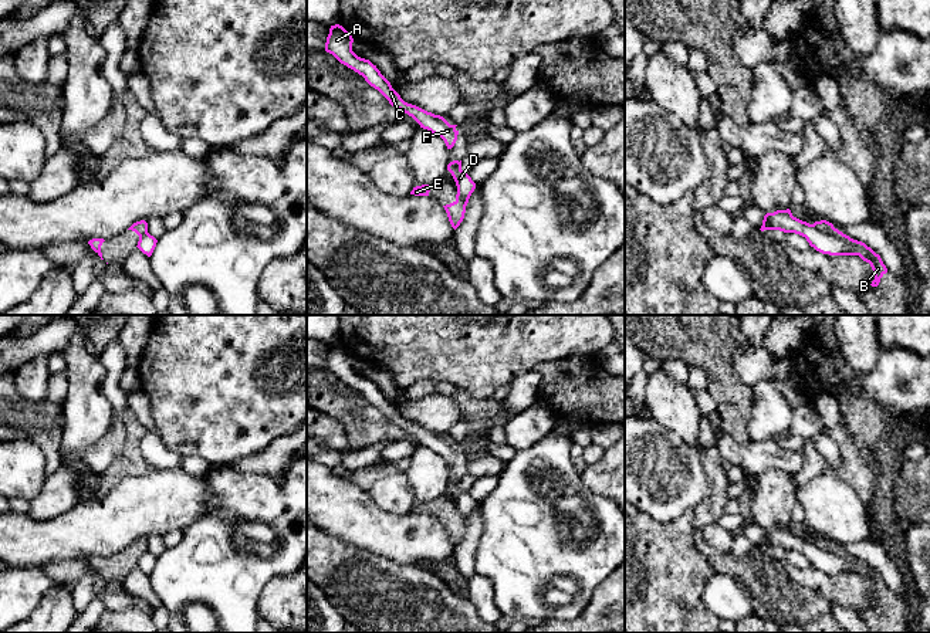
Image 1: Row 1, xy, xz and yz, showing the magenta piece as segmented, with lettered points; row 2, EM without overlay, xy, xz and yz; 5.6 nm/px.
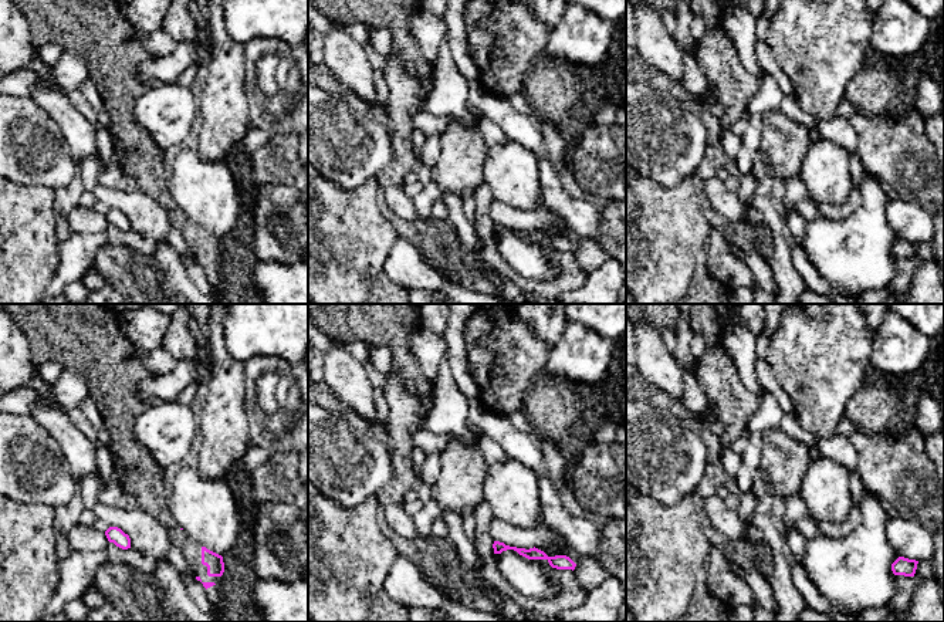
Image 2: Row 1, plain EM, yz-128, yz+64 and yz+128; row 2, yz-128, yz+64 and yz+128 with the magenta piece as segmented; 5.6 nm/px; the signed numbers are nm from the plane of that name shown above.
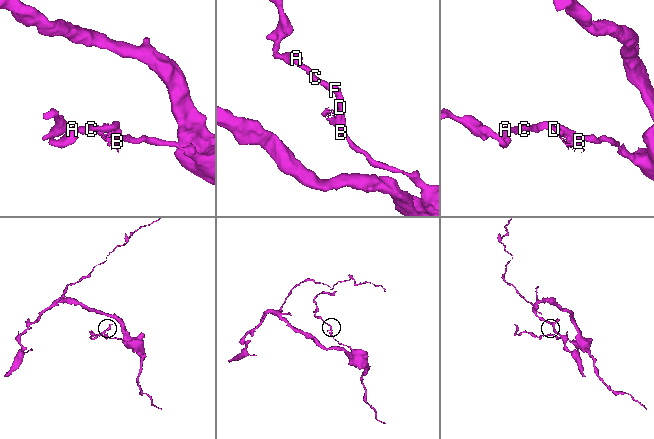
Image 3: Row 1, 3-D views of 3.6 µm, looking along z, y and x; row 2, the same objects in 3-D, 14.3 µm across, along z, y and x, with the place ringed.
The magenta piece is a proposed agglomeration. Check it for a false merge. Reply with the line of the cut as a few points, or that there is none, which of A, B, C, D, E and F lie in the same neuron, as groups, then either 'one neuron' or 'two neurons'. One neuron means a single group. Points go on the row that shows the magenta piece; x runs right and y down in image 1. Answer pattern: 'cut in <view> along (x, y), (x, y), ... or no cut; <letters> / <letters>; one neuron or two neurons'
cut in yz along (812, 224), (846, 241), (855, 240); A C D F / B E; two neurons

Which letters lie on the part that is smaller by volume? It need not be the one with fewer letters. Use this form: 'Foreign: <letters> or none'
Foreign: B, E

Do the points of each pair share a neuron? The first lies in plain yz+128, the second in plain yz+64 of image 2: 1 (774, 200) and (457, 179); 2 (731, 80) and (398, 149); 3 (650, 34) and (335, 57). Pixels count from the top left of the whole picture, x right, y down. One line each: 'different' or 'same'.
1: different
2: same
3: same

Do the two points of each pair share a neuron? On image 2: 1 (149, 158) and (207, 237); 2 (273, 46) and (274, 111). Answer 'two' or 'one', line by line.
1: one
2: one

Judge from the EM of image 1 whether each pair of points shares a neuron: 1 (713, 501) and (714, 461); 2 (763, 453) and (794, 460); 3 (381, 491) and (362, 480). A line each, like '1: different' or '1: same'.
1: same
2: same
3: different

